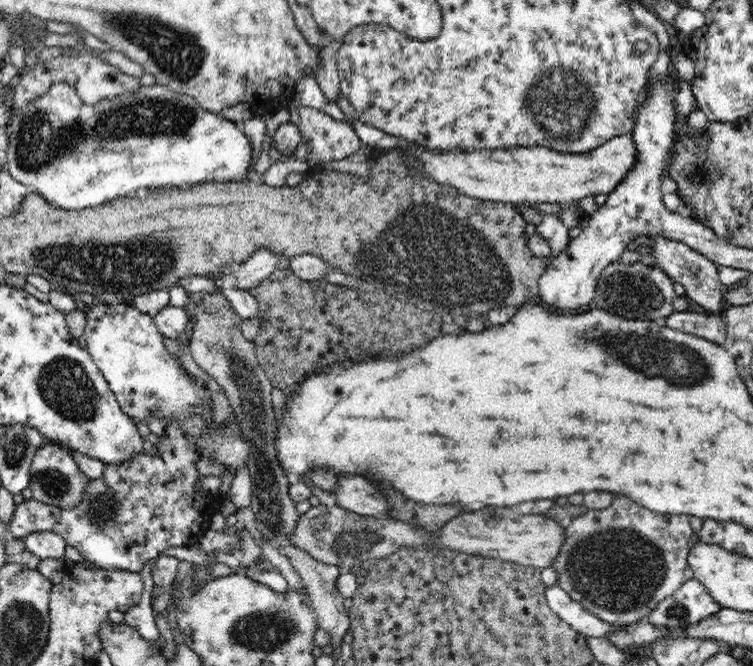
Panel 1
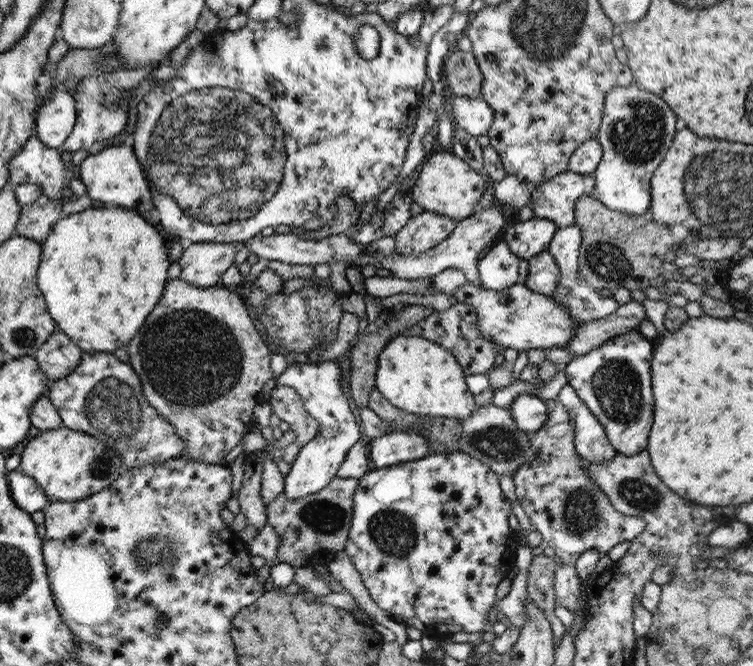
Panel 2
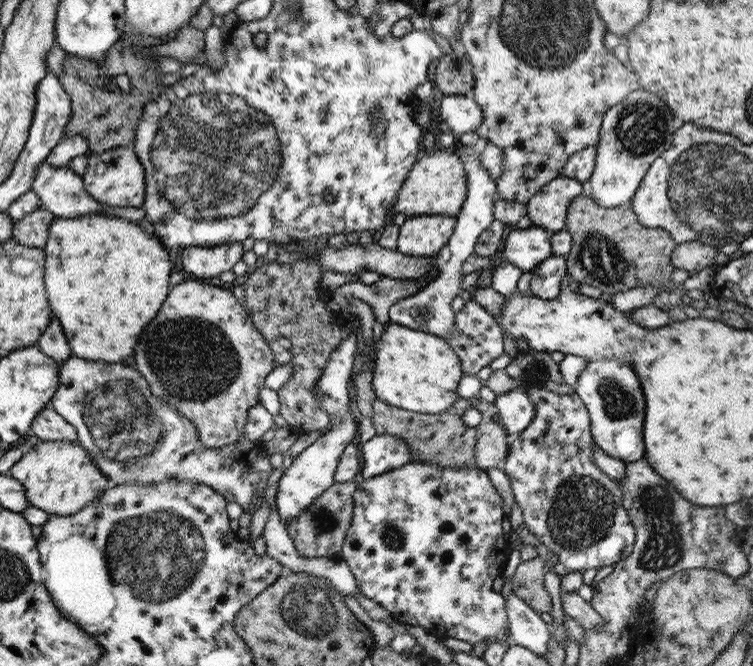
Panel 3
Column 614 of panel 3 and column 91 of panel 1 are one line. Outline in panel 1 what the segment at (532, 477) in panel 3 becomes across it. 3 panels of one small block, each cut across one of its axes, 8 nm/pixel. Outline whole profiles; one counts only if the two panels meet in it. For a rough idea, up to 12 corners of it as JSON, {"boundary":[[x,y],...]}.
{"boundary":[[165,422],[155,457],[105,464],[64,510],[17,504],[14,538],[55,532],[140,572],[220,512],[199,448]]}

